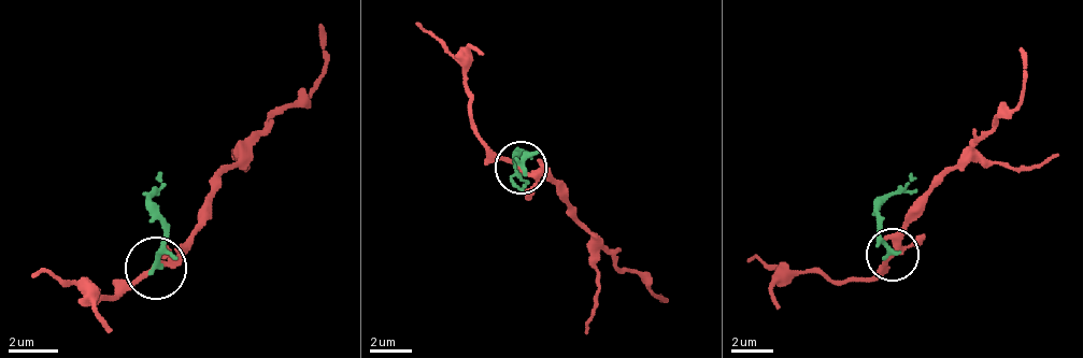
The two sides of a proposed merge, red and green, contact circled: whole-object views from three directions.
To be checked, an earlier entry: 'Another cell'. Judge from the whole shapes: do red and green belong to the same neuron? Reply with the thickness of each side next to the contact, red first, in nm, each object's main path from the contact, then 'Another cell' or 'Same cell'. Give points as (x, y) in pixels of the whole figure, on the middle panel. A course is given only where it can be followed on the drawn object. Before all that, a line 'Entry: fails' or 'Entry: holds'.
Entry: holds
Thickness 160 nm (red) against 180 nm. Course of red: (522, 167), (553, 182), (590, 240), (658, 292). Course of green: (522, 167), (527, 156), (522, 156), (527, 187), (522, 182). Another cell

